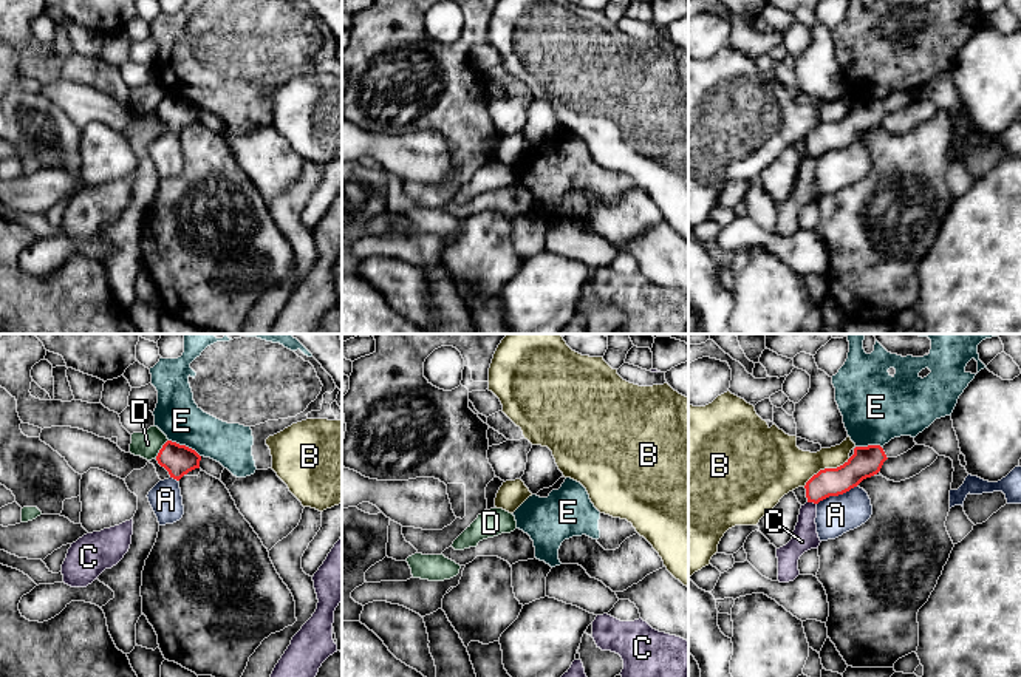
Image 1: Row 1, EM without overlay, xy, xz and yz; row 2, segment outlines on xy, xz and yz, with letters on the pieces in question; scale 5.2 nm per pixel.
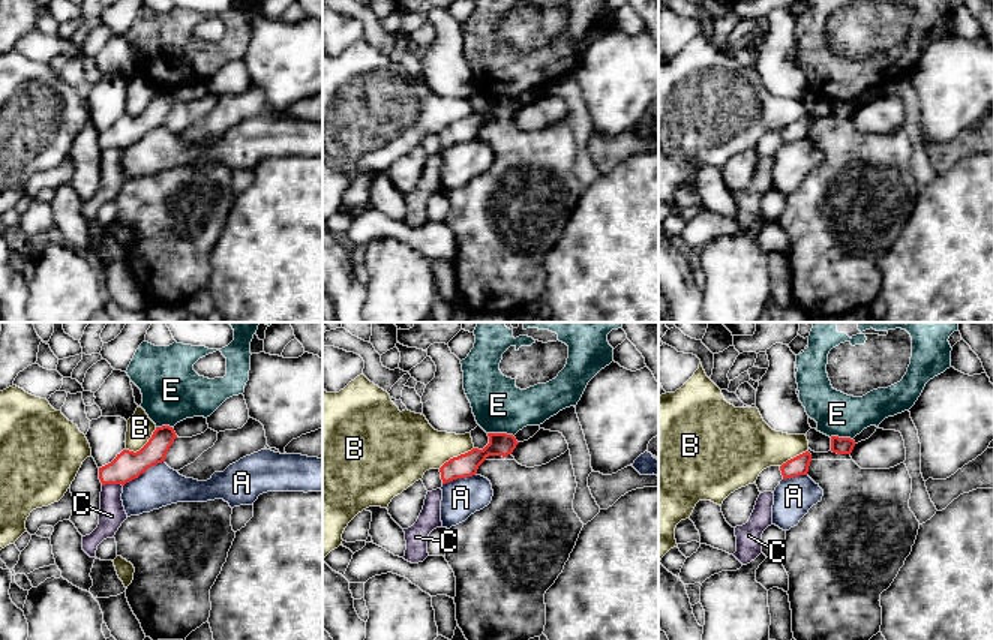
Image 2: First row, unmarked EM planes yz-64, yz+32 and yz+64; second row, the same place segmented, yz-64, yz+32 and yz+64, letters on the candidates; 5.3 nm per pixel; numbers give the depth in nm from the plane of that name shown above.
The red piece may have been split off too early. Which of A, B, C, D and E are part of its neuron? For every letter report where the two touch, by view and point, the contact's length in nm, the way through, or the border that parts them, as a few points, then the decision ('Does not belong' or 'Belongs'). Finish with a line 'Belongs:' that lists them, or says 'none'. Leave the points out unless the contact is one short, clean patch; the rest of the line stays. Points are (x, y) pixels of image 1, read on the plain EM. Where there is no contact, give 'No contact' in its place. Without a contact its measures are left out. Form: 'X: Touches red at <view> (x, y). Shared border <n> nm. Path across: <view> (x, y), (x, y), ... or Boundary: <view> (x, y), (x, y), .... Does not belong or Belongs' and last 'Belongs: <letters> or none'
A: Touches red at yz (836, 149). Shared border 220 nm. Does not belong
B: Touches red at yz (826, 122). Shared border 280 nm. Does not belong
C: Touches red at yz (812, 155). Shared border 50 nm. Does not belong
D: Touches red at xy (161, 102). Shared border 120 nm. Boundary: xy (167, 93), (155, 112). Does not belong
E: Touches red at xy (184, 99). Shared border 190 nm. Boundary: xy (169, 93), (191, 101), (200, 110). Does not belong
Belongs: none

